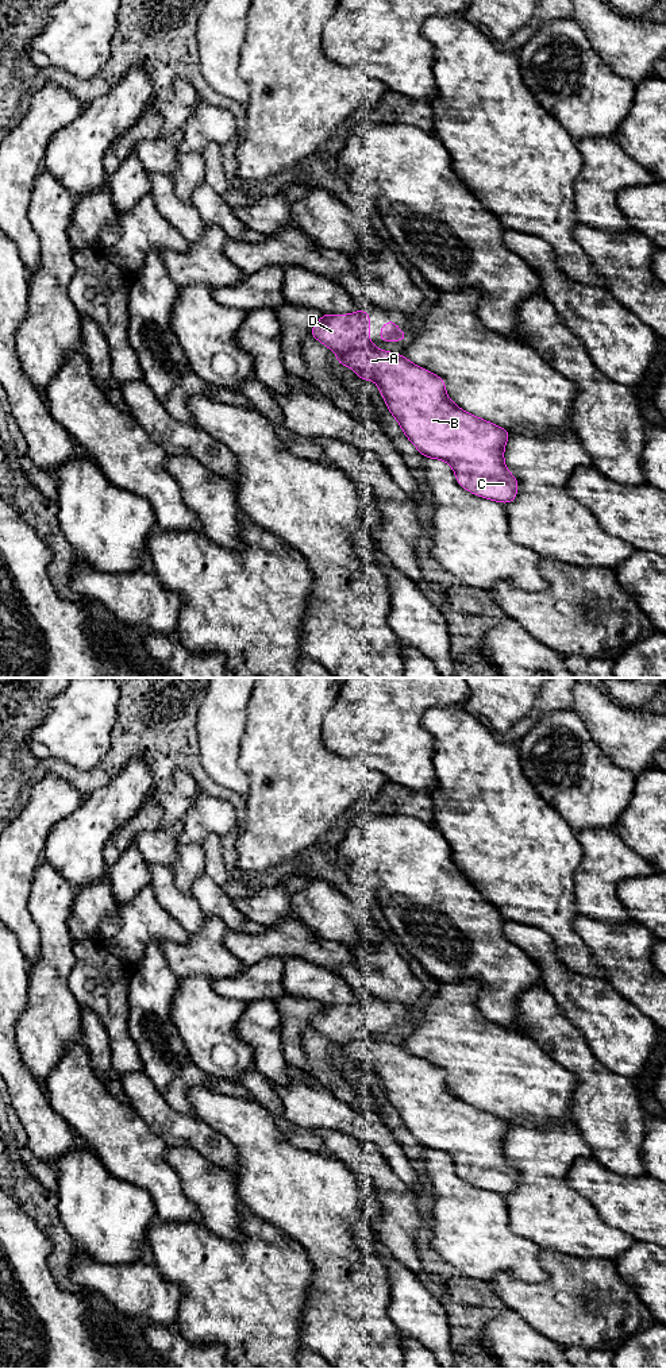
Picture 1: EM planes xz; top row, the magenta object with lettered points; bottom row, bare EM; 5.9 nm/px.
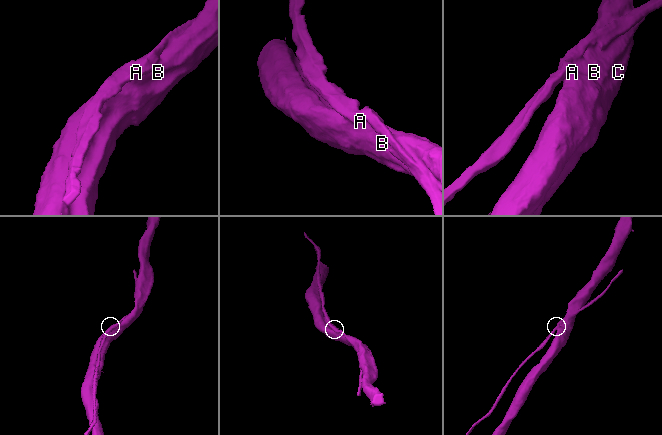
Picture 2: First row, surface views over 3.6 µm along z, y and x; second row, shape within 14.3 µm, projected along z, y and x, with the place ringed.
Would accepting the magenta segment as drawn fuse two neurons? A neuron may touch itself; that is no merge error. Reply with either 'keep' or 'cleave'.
cleave

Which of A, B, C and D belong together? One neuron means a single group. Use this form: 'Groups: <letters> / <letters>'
Groups: A B C / D

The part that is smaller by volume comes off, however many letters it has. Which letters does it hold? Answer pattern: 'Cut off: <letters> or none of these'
Cut off: D

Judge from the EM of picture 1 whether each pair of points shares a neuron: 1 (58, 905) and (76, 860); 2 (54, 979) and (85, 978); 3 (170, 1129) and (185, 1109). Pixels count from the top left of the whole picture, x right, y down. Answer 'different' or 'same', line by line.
1: different
2: different
3: different

